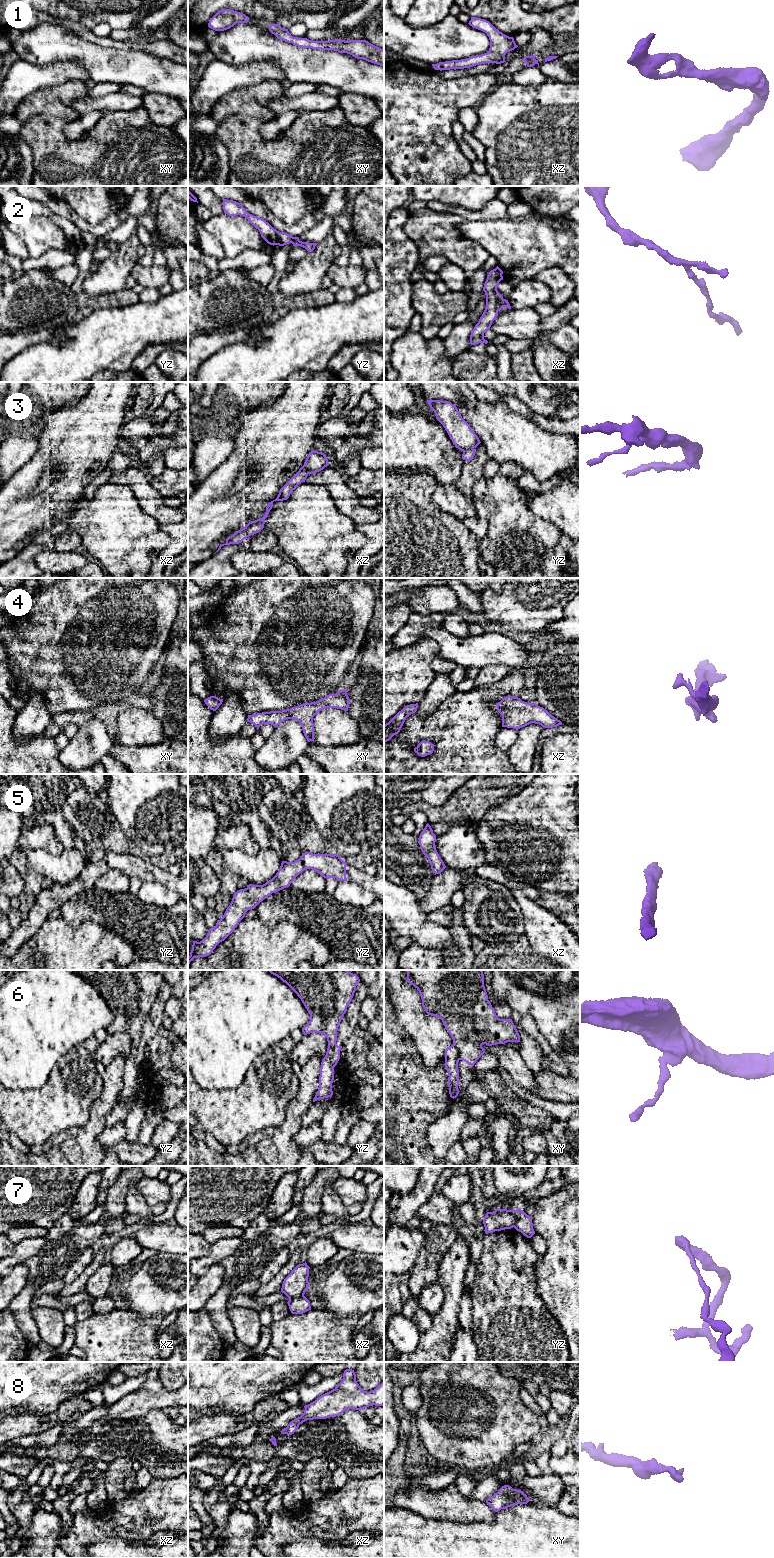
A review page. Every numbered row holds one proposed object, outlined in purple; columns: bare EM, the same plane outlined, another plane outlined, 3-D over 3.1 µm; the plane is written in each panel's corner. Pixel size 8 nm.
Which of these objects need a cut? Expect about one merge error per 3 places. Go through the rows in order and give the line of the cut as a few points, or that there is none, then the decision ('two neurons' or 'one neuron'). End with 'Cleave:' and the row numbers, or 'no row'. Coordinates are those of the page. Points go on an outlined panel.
1: no cut; one neuron
2: cut in xz along (497, 291), (496, 308), (498, 310); two neurons
3: cut in yz along (472, 448), (466, 449), (463, 452); two neurons
4: no cut; one neuron
5: no cut; one neuron
6: cut in xy along (453, 1044), (458, 1051), (459, 1059); two neurons
7: cut in yz along (518, 1210), (513, 1226); two neurons
8: no cut; one neuron
Cleave: 2, 3, 6, 7

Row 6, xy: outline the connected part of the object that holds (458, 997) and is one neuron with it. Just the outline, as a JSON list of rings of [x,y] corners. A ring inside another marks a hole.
[[[406,970],[407,982],[413,985],[420,993],[422,1006],[426,1013],[442,1020],[443,1025],[453,1039],[453,1045],[459,1051],[459,1060],[474,1066],[476,1061],[486,1053],[483,1044],[488,1046],[520,1042],[520,1035],[512,1019],[500,1019],[488,1000],[484,986],[482,970]]]

